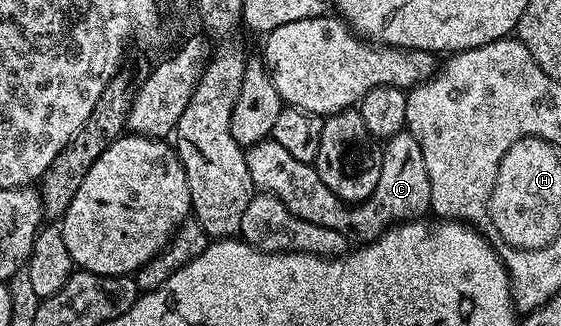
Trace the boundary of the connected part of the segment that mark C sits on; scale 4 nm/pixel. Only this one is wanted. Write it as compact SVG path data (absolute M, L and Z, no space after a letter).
M407 130L384 141L379 186L375 186L375 190L362 204L352 206L323 186L313 164L304 164L291 158L291 154L287 154L287 150L283 150L283 146L279 146L279 142L272 138L261 140L248 149L245 161L254 185L262 193L277 196L279 202L291 210L291 214L307 222L315 222L315 226L339 230L339 234L347 238L353 239L354 236L357 242L375 240L385 233L386 228L424 217L430 211L431 182L427 178L427 162L423 162L423 150L419 150L419 142L415 142Z

